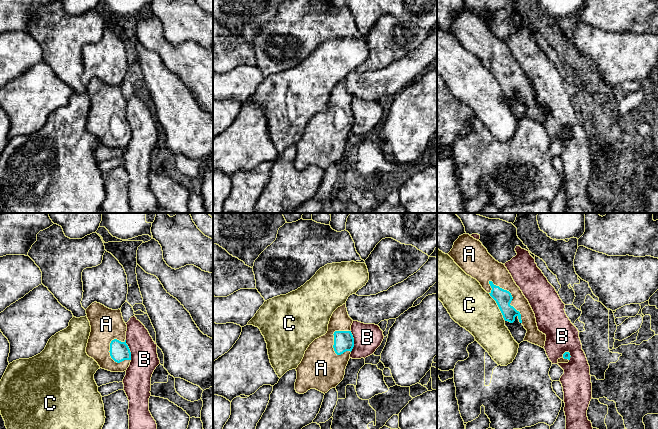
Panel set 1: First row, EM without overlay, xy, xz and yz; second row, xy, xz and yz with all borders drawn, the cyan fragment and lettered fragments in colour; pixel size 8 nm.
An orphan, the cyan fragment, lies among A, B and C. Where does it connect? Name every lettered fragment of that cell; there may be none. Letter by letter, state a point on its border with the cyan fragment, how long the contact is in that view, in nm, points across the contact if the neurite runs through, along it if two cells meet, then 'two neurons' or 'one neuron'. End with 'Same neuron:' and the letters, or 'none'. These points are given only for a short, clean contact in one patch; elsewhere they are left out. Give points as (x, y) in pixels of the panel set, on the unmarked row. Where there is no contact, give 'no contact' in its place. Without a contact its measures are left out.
A: meets cyan in yz at (512, 74); contact 440 nm long; one neuron
B: meets cyan in xz at (353, 117); contact 170 nm long; two neurons
C: meets cyan in yz at (498, 82); contact 260 nm long; two neurons
Same neuron: A

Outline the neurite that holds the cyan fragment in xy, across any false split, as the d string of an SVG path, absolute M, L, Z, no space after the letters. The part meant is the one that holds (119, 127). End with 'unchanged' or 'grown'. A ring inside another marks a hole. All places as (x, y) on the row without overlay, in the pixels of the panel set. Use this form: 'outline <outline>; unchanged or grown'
outline M94 78L86 85L91 108L86 129L100 144L124 148L130 141L131 128L126 120L127 101L121 86L112 86Z; grown

